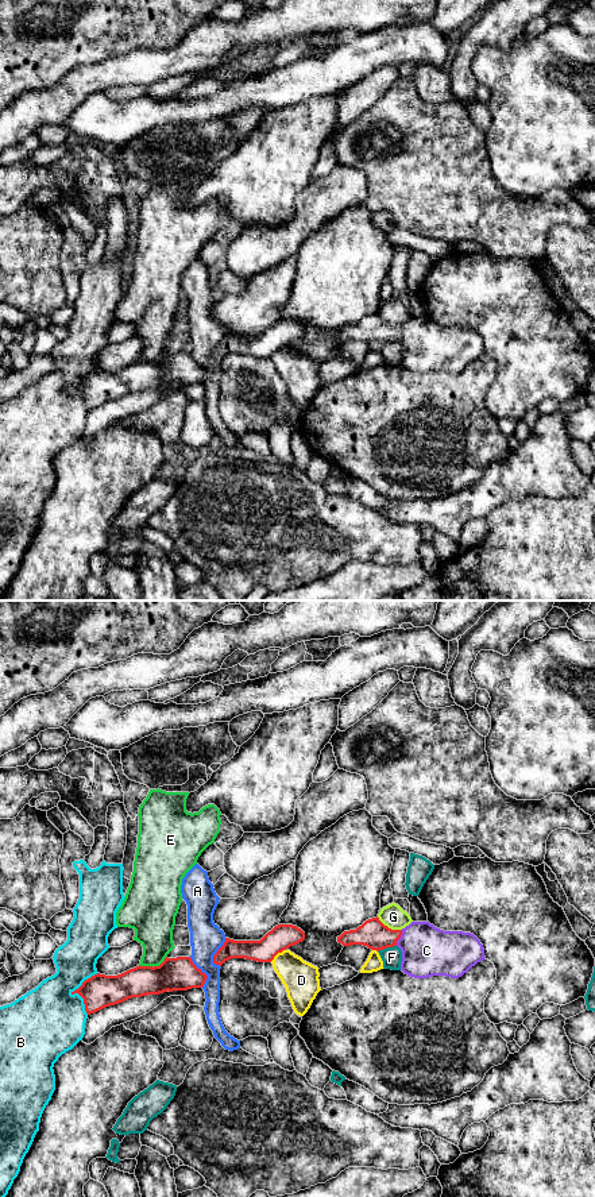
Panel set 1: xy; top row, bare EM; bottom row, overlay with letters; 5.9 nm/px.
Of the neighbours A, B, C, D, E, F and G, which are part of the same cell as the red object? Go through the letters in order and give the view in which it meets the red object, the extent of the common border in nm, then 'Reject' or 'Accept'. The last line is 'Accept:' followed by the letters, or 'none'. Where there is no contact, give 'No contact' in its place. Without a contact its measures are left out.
A: Touches red in xy. Shared border 200 nm. Reject
B: Touches red in xy. Shared border 260 nm. Reject
C: Touches red in xy. Shared border 100 nm. Accept
D: Touches red in xy. Shared border 120 nm. Reject
E: Touches red in xy. Shared border 180 nm. Reject
F: Touches red in xy. Shared border 120 nm. Reject
G: Touches red in xy. Shared border 170 nm. Reject
Accept: C

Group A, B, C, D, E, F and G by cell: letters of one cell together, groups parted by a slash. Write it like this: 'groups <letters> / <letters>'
groups A / B / C / D / E / F / G

